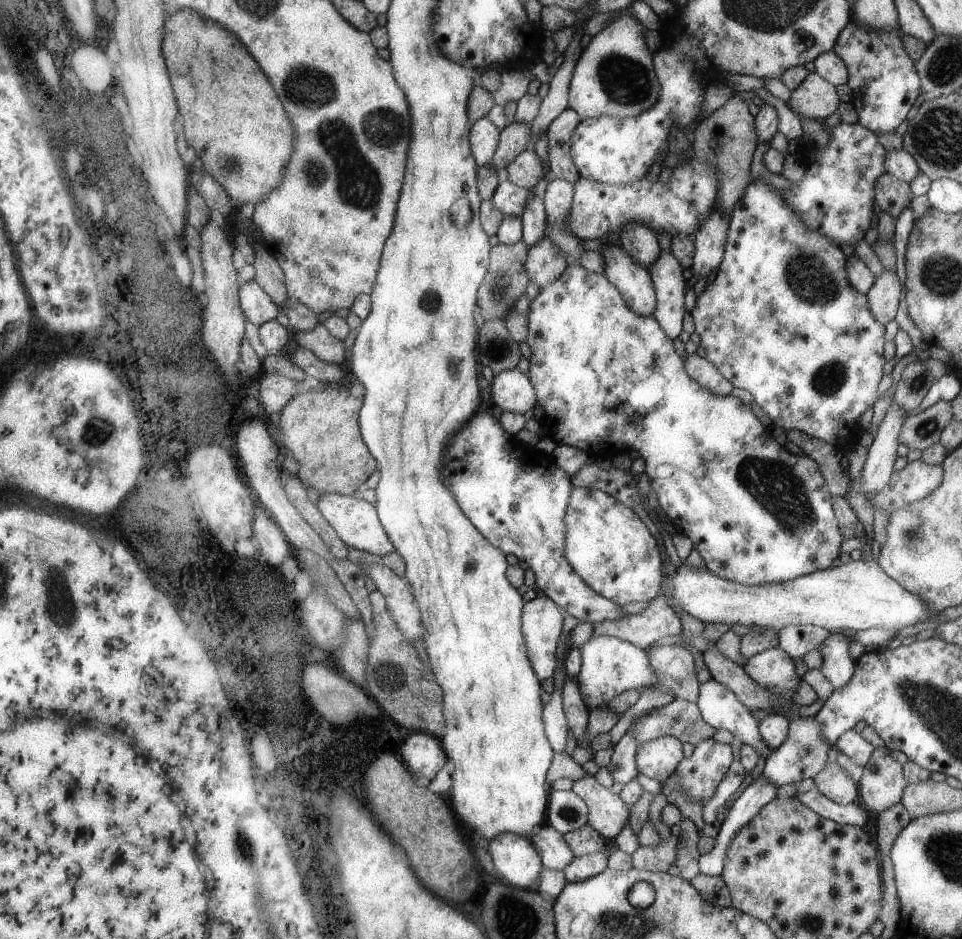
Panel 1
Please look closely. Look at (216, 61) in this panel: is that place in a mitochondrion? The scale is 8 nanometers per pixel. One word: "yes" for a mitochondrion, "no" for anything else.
no

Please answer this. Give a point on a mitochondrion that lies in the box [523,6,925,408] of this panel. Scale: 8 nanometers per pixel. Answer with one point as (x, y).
(811, 278)

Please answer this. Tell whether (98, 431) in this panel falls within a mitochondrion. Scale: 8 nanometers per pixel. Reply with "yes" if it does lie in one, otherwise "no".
yes

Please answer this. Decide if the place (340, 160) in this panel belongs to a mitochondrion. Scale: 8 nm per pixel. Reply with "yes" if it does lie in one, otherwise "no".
yes

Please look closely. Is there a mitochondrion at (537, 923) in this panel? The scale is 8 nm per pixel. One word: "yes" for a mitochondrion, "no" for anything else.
yes

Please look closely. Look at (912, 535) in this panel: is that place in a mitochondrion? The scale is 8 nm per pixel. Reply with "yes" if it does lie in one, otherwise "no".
yes

